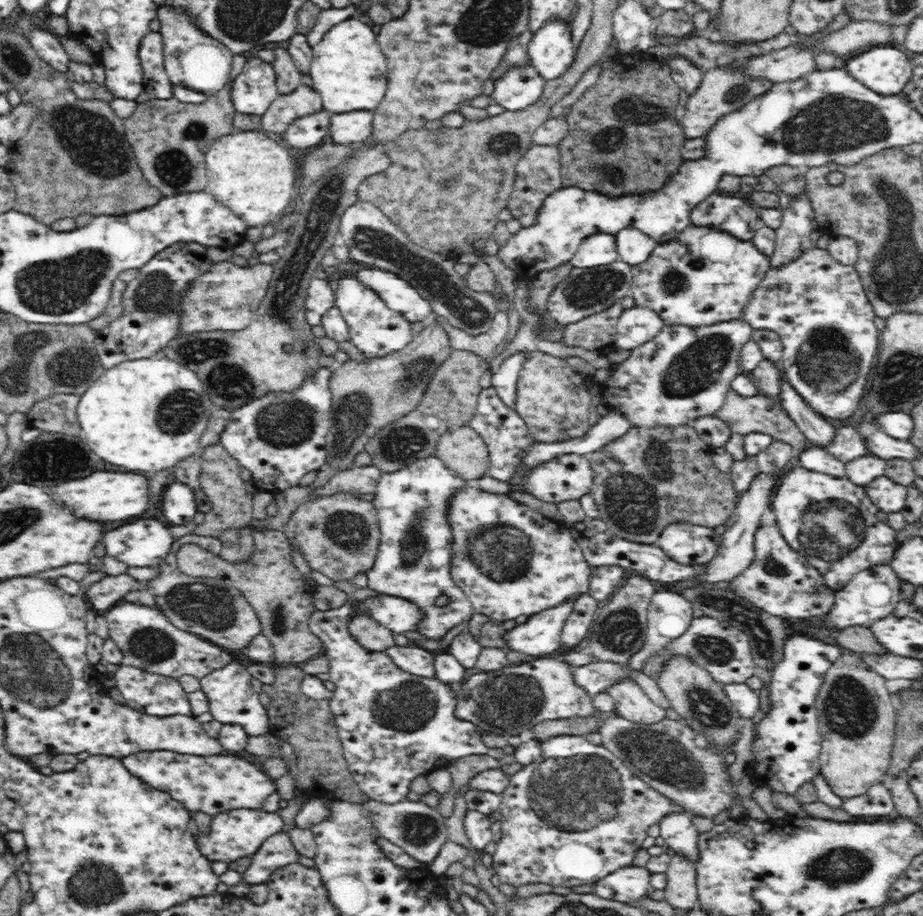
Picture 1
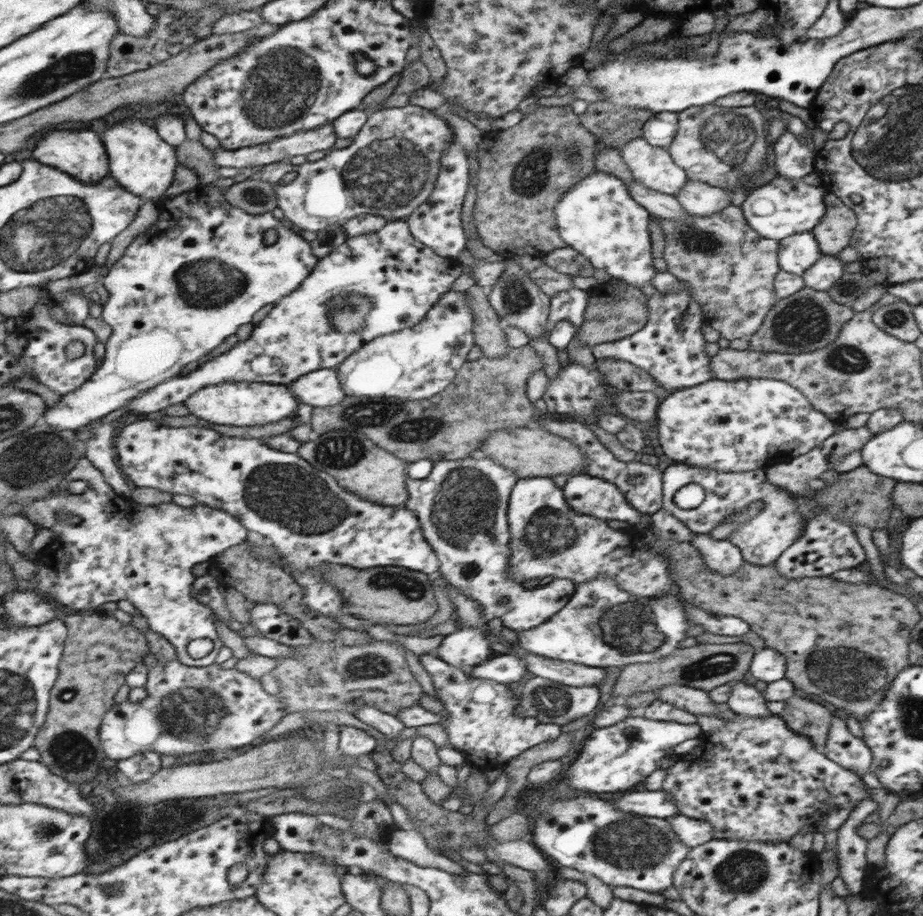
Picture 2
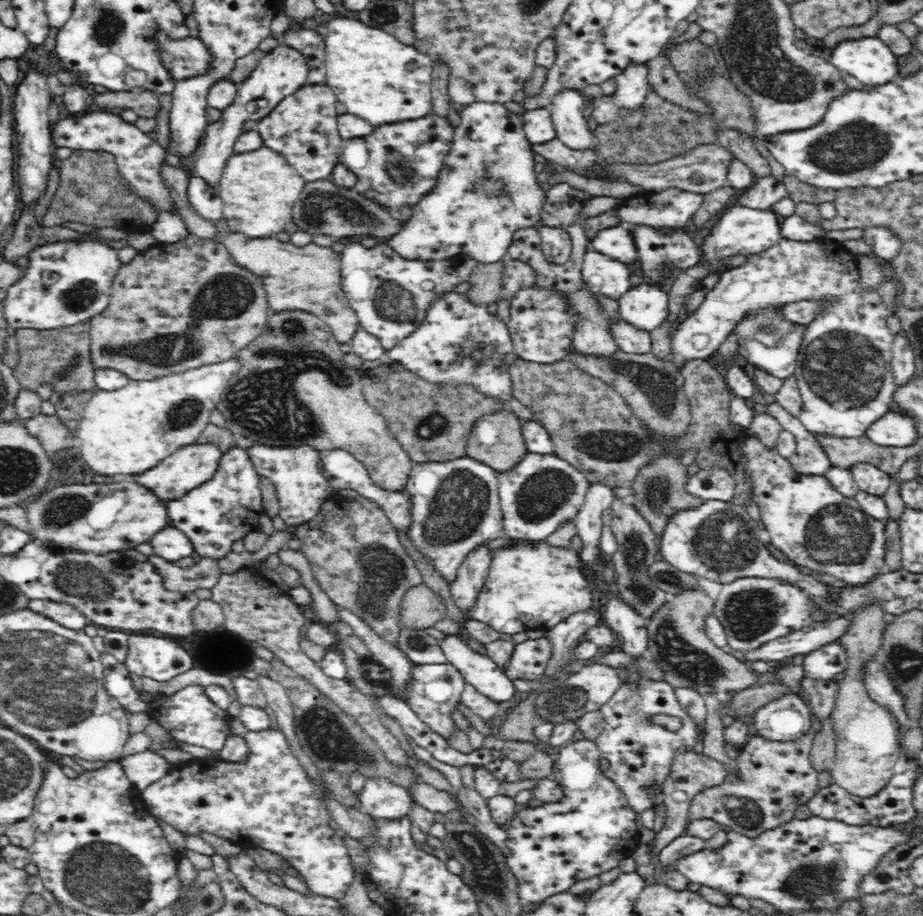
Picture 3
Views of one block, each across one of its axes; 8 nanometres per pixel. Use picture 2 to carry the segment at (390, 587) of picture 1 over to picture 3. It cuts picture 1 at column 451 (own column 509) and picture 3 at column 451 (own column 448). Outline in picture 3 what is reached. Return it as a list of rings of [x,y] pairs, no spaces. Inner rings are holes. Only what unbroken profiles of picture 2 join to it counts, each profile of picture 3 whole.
[[[468,456],[458,457],[458,460],[415,463],[410,470],[409,480],[406,480],[406,487],[402,490],[410,500],[411,526],[407,529],[407,537],[449,586],[456,579],[468,554],[491,540],[508,539],[499,506],[497,474],[497,469],[490,468],[482,461],[470,460]]]

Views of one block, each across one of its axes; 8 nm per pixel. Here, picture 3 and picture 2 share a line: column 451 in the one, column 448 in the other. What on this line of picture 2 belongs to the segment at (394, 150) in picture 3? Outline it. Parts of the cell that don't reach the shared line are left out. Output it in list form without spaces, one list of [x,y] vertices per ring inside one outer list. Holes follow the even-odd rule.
[[[406,105],[403,108],[389,108],[369,113],[367,121],[359,128],[357,136],[348,147],[332,149],[330,153],[315,162],[308,160],[302,165],[291,165],[288,161],[265,165],[257,175],[249,173],[249,180],[263,180],[276,186],[279,208],[295,226],[317,233],[329,224],[346,223],[359,215],[385,217],[395,221],[409,216],[417,207],[423,205],[431,197],[440,175],[440,161],[444,151],[453,142],[454,134],[430,110],[419,106]]]

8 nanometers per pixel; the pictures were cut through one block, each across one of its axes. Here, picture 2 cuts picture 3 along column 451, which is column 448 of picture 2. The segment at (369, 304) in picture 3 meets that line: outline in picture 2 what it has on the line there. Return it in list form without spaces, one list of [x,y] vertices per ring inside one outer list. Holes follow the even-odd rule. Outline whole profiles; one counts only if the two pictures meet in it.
[[[388,221],[377,232],[348,238],[329,256],[320,259],[309,278],[295,292],[275,302],[267,316],[257,324],[249,340],[237,342],[229,351],[199,365],[187,375],[183,373],[155,388],[142,391],[141,396],[127,404],[127,410],[142,417],[154,416],[167,406],[184,403],[192,394],[207,386],[231,381],[286,385],[317,370],[337,369],[357,352],[361,344],[420,323],[429,308],[444,292],[449,291],[453,280],[461,272],[463,268],[457,260],[441,257],[414,238],[405,221]]]

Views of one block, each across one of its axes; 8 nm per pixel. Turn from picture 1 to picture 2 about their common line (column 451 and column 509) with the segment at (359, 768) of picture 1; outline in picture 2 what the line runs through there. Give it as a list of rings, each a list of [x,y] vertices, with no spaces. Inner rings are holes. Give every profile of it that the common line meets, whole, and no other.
[[[424,653],[418,657],[423,669],[431,677],[438,700],[445,710],[445,716],[434,714],[420,705],[413,705],[397,711],[395,718],[405,727],[440,724],[447,732],[449,744],[464,755],[464,760],[469,766],[482,772],[501,769],[507,760],[515,758],[528,748],[535,747],[536,744],[555,739],[559,735],[559,728],[549,728],[549,726],[519,728],[535,720],[532,717],[516,714],[520,700],[517,694],[508,688],[508,685],[471,677],[467,671],[446,664],[431,653]]]

